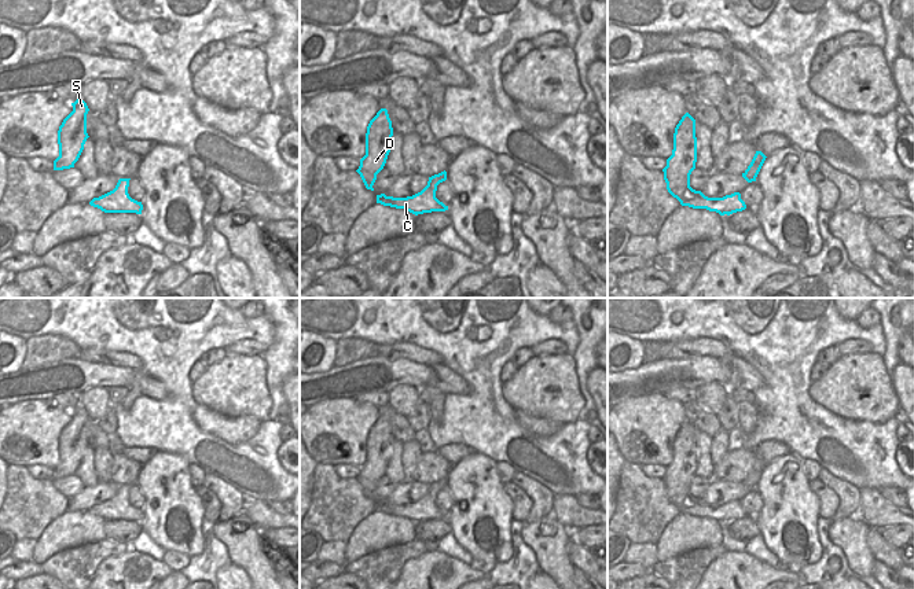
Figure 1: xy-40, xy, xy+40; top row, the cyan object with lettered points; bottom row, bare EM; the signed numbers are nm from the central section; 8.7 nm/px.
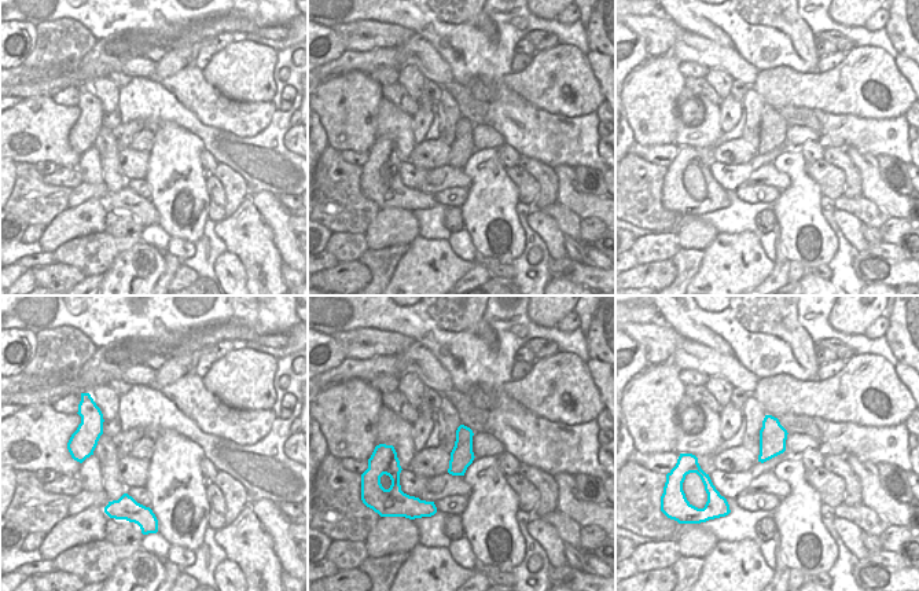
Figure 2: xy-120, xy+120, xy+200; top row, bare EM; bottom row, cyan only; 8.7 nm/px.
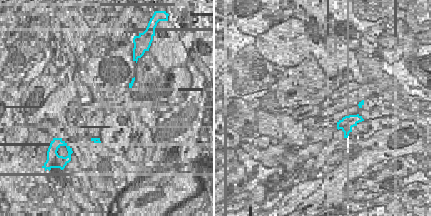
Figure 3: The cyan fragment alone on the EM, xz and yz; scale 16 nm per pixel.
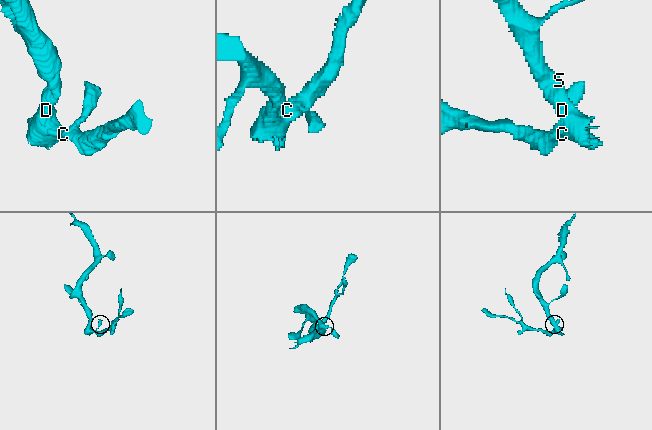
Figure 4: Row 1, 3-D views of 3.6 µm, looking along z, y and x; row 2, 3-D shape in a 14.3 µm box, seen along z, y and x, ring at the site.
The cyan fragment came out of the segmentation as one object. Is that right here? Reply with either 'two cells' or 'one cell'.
one cell

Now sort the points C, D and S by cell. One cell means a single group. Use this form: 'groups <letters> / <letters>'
groups C D S

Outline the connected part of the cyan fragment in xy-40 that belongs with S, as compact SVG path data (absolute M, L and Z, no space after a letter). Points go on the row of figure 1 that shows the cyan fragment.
M78 97L71 103L73 111L63 119L58 130L59 157L54 161L54 170L74 168L84 144L89 137L87 133L87 103Z

